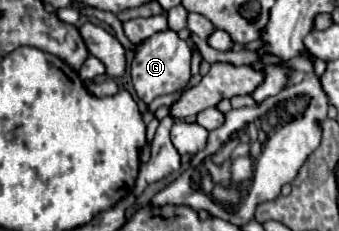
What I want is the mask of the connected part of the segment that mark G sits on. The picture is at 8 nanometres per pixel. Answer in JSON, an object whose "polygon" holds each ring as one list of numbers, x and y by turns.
{"polygon":[[166,29,162,33,154,33,146,41,138,43,134,47,134,59,130,65,130,77,132,85,136,89,136,95,144,103,152,103,160,95,172,95,176,91,182,91,190,83,190,57,192,49,186,41,178,37,176,31]]}

